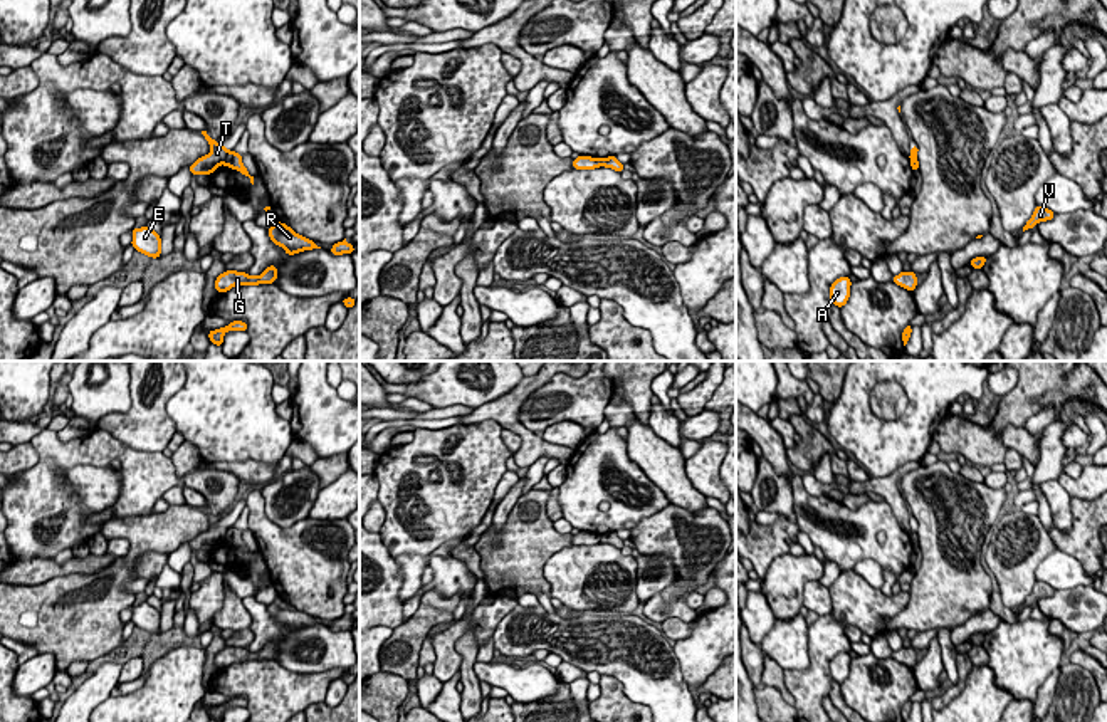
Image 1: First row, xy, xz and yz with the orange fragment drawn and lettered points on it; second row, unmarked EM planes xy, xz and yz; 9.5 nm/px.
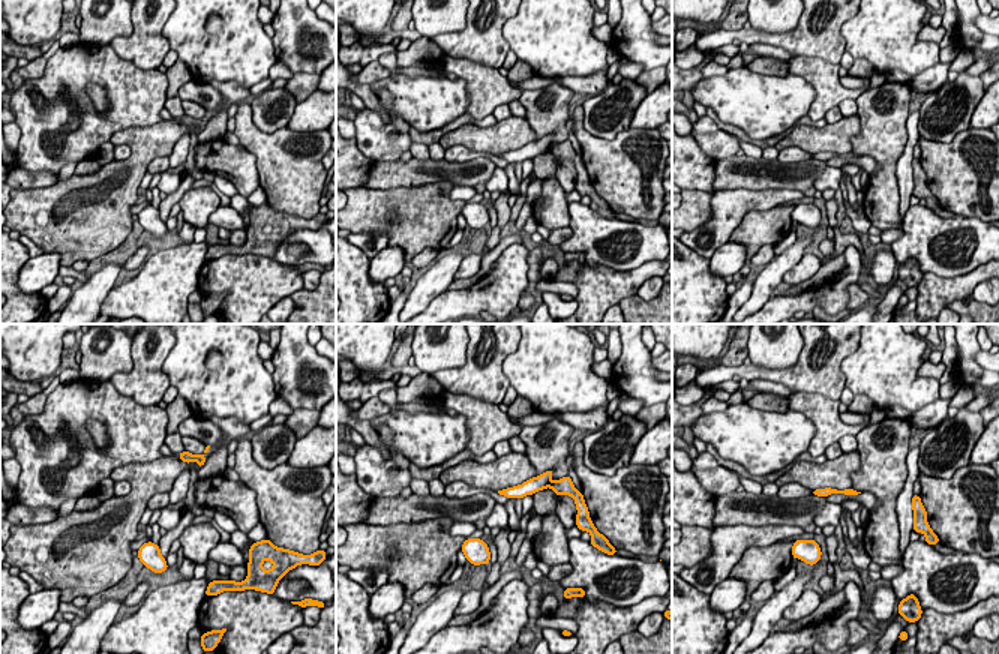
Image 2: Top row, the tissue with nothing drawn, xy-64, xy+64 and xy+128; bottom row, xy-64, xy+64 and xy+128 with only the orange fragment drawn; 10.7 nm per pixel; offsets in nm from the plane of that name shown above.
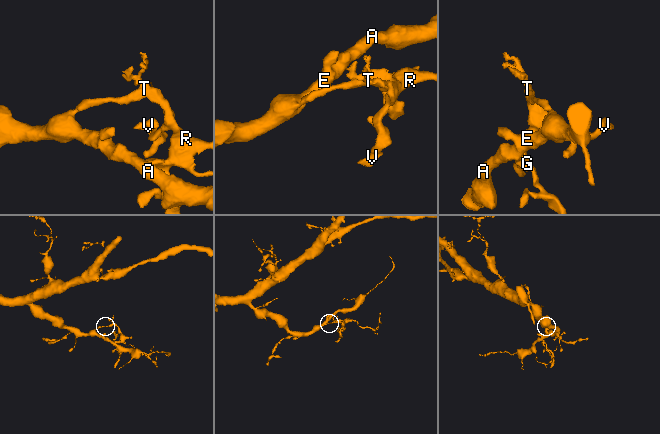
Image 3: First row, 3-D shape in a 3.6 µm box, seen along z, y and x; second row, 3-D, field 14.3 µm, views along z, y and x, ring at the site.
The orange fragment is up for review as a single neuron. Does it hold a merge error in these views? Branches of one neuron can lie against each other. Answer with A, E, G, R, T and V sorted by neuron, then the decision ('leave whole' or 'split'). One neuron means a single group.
A E T / G R V | split

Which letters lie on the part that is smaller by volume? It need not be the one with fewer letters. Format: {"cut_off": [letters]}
{"cut_off": ["G", "R", "V"]}

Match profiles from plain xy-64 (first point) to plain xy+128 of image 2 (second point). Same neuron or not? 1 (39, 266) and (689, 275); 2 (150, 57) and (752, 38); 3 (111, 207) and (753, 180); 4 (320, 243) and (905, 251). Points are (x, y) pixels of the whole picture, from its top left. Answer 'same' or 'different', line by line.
1: different
2: same
3: different
4: same

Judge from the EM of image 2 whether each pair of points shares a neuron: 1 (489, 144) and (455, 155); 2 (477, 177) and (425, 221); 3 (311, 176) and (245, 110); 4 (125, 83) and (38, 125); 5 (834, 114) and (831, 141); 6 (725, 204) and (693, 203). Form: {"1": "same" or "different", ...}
{"1": "different", "2": "different", "3": "same", "4": "same", "5": "different", "6": "different"}

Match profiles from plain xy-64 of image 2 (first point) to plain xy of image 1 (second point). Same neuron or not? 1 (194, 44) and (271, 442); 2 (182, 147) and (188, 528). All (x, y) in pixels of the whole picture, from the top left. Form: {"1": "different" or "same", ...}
{"1": "same", "2": "different"}

